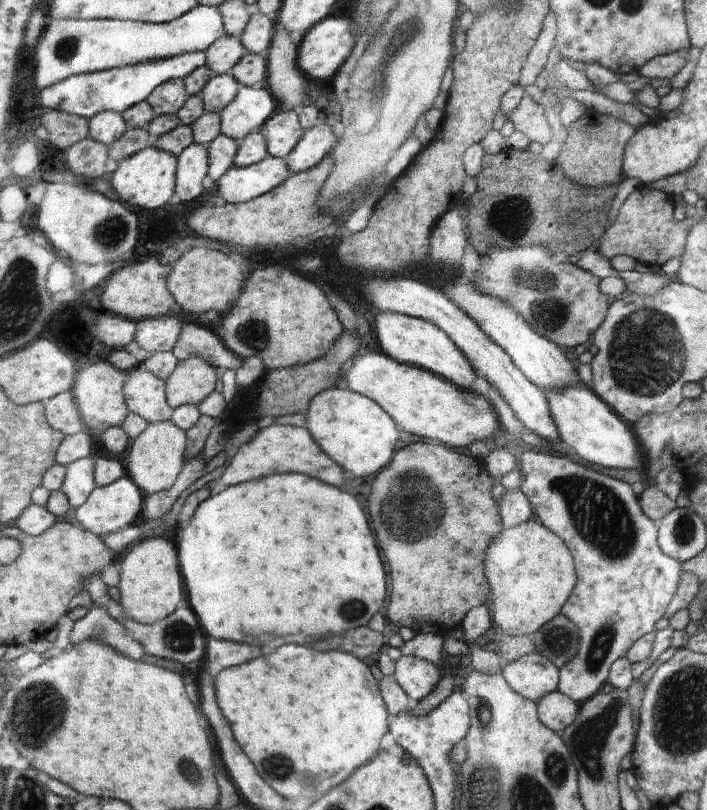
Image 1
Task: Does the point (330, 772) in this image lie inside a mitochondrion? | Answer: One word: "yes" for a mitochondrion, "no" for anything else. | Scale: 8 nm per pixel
no

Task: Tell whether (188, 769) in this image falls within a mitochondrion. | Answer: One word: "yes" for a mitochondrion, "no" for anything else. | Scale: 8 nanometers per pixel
yes

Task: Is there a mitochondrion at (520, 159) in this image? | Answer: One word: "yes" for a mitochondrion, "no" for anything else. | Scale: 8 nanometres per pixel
no

